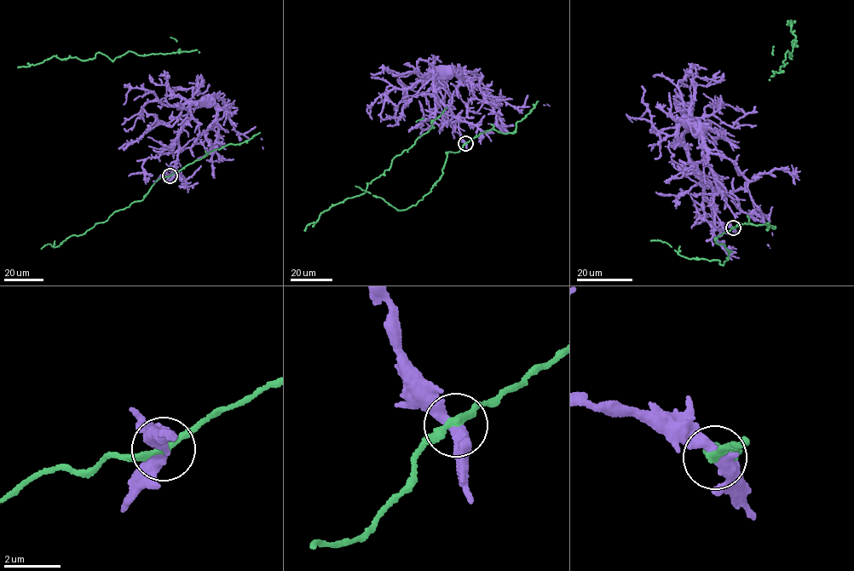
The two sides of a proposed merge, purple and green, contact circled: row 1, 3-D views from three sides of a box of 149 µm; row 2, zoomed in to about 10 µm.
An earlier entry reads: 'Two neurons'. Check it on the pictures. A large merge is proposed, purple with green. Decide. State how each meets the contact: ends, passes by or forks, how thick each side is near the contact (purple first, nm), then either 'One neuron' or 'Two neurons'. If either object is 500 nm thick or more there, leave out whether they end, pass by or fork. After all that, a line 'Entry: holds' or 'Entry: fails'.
At the ring purple passes by. At the ring green passes by. Thickness 440 nm (purple) against 240 nm. Two neurons
Entry: holds

